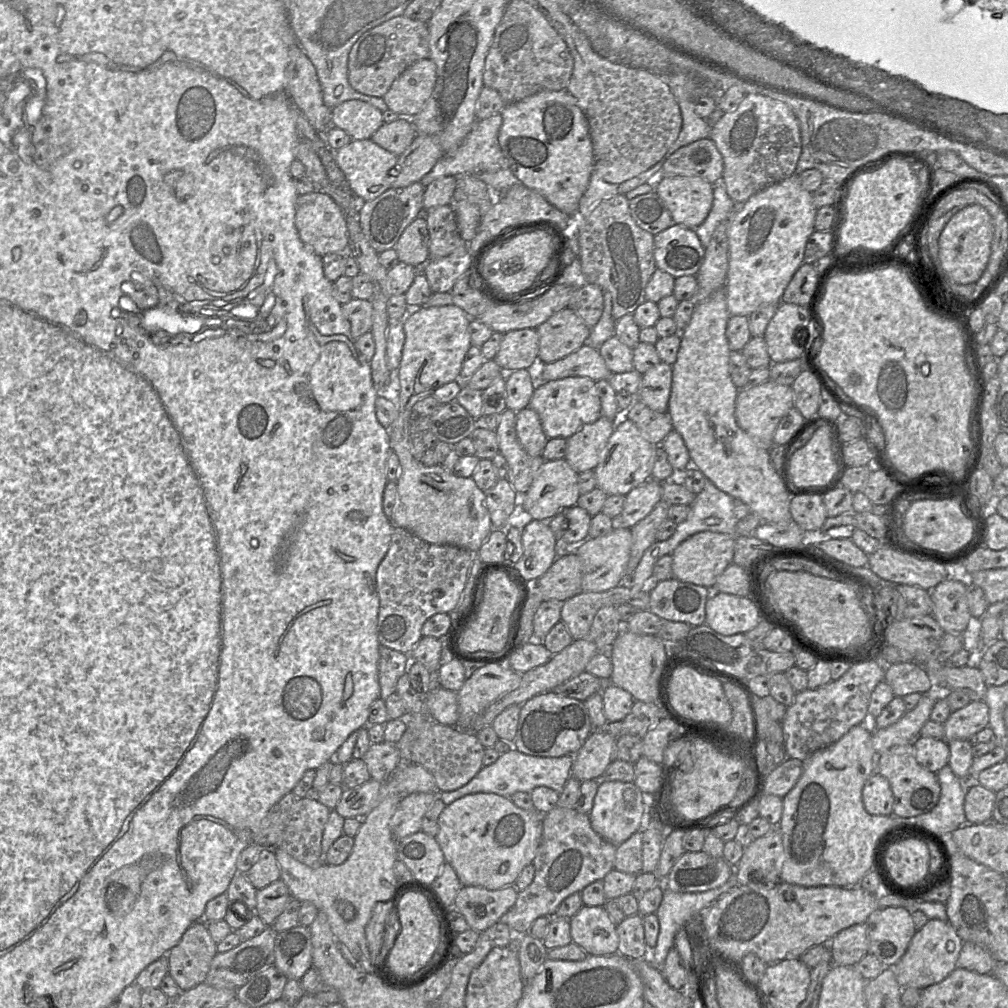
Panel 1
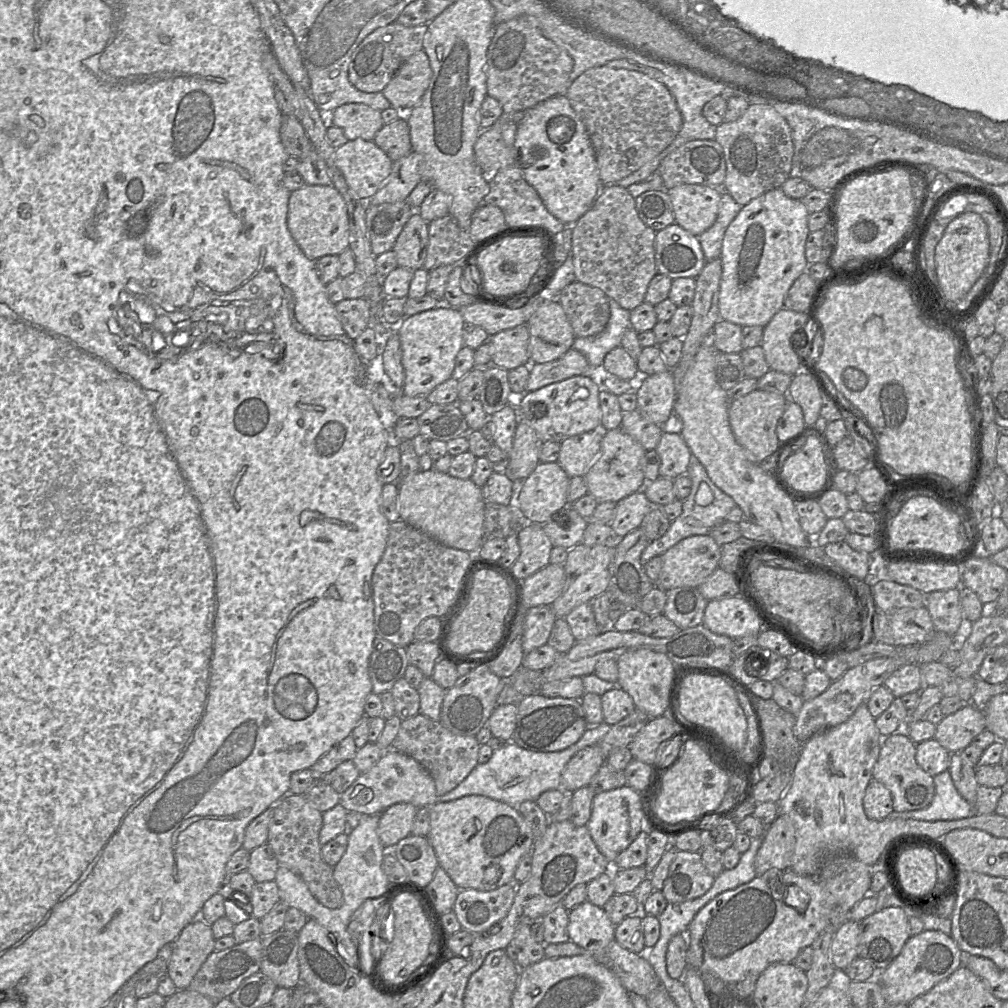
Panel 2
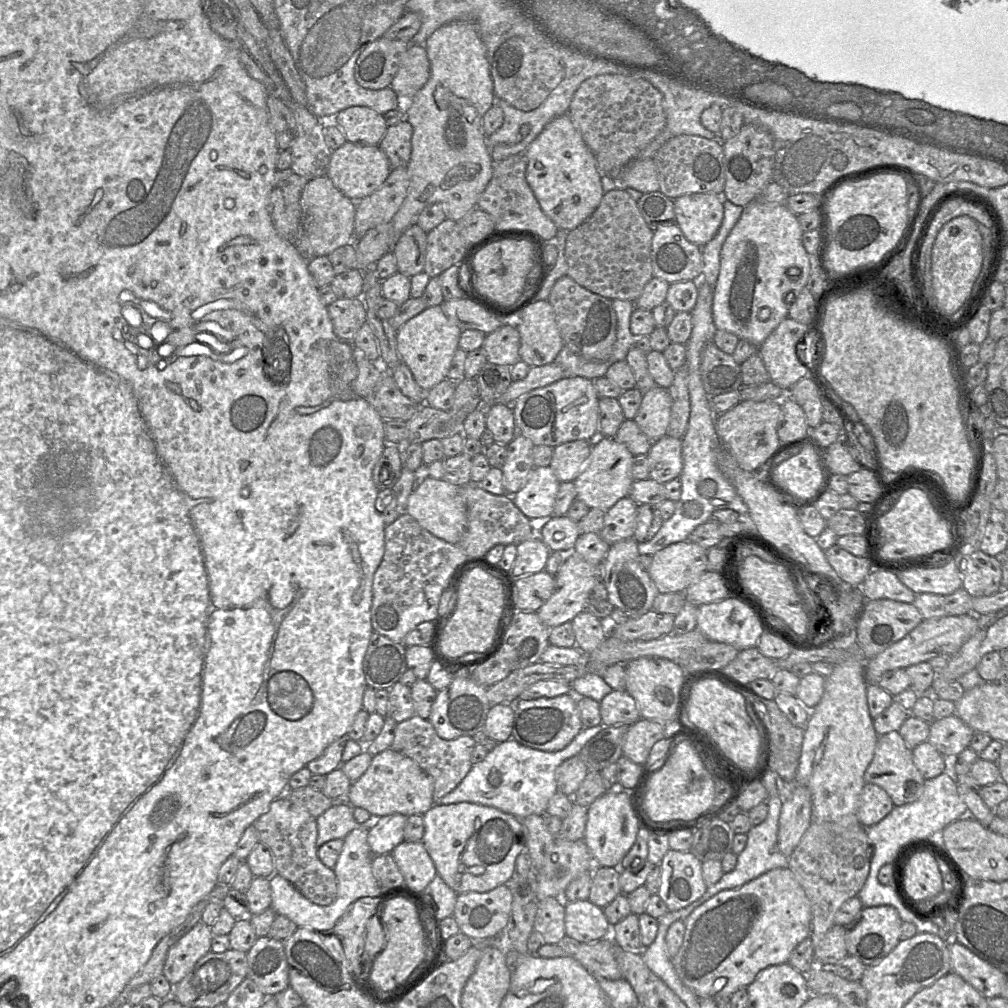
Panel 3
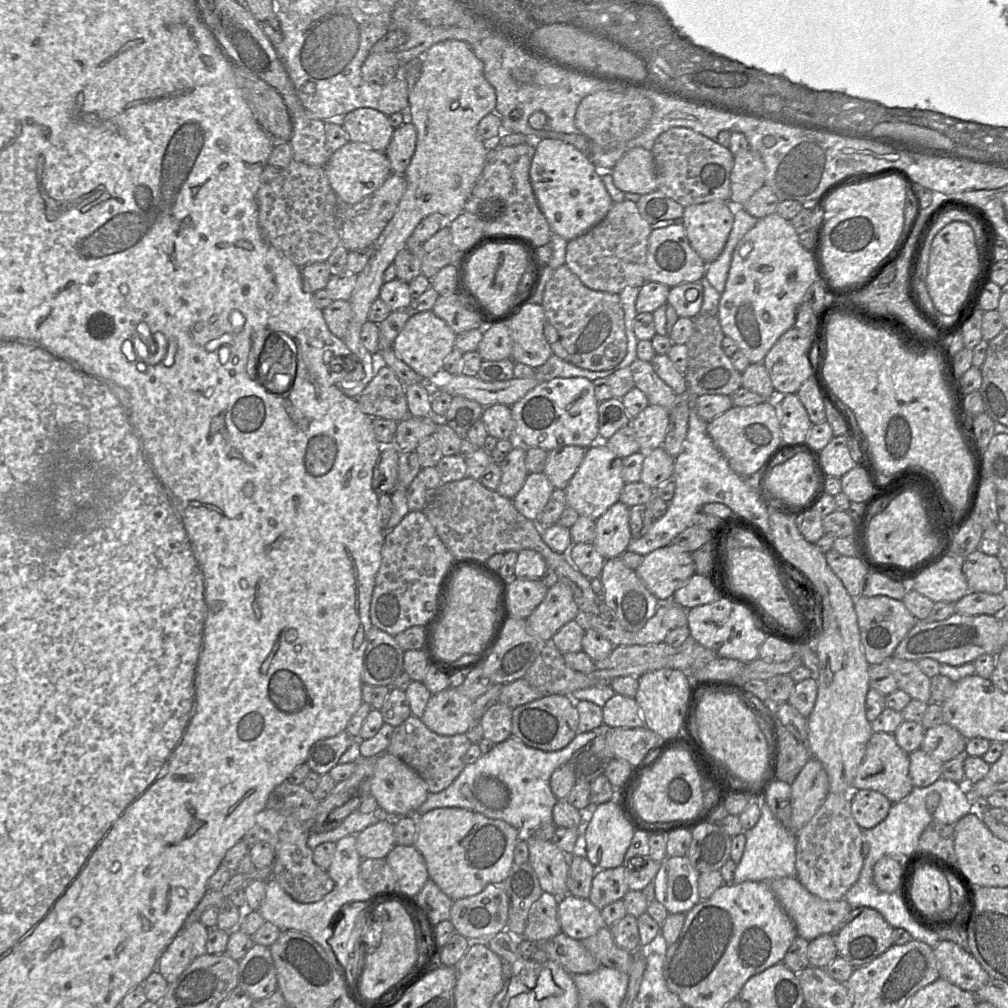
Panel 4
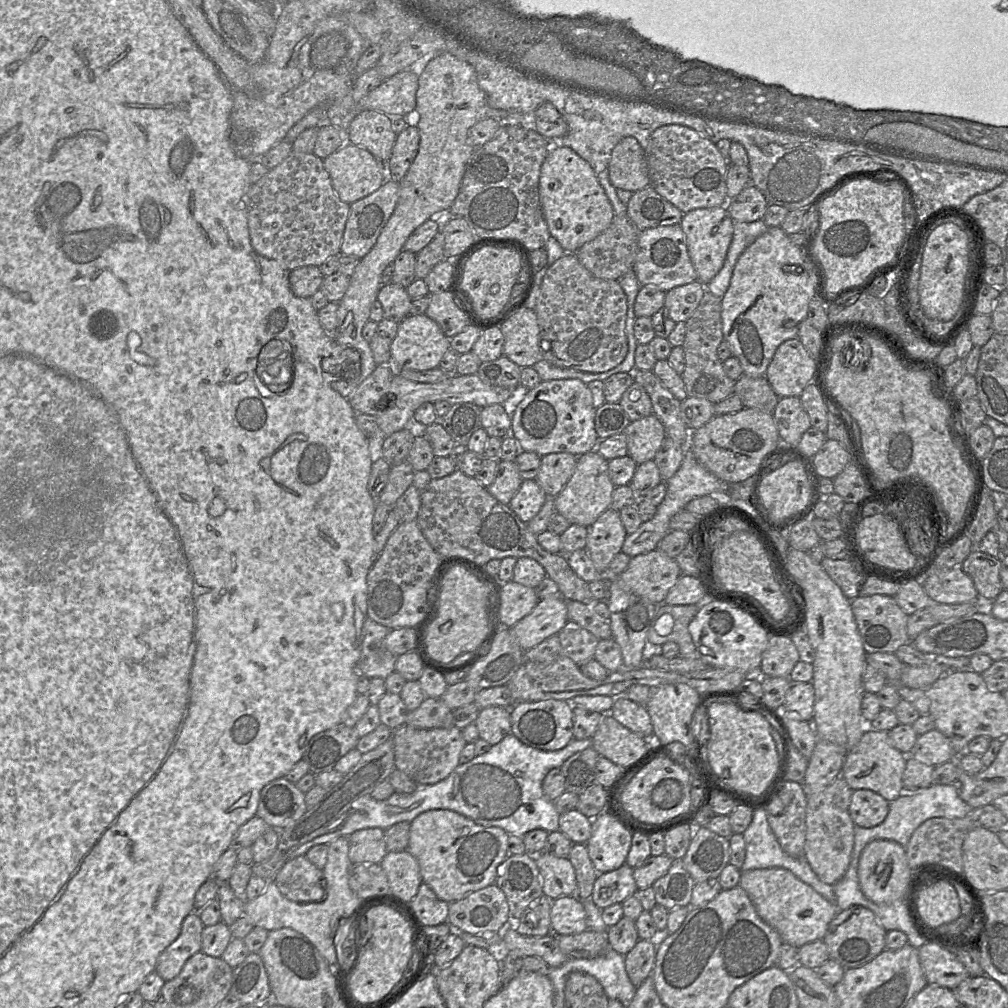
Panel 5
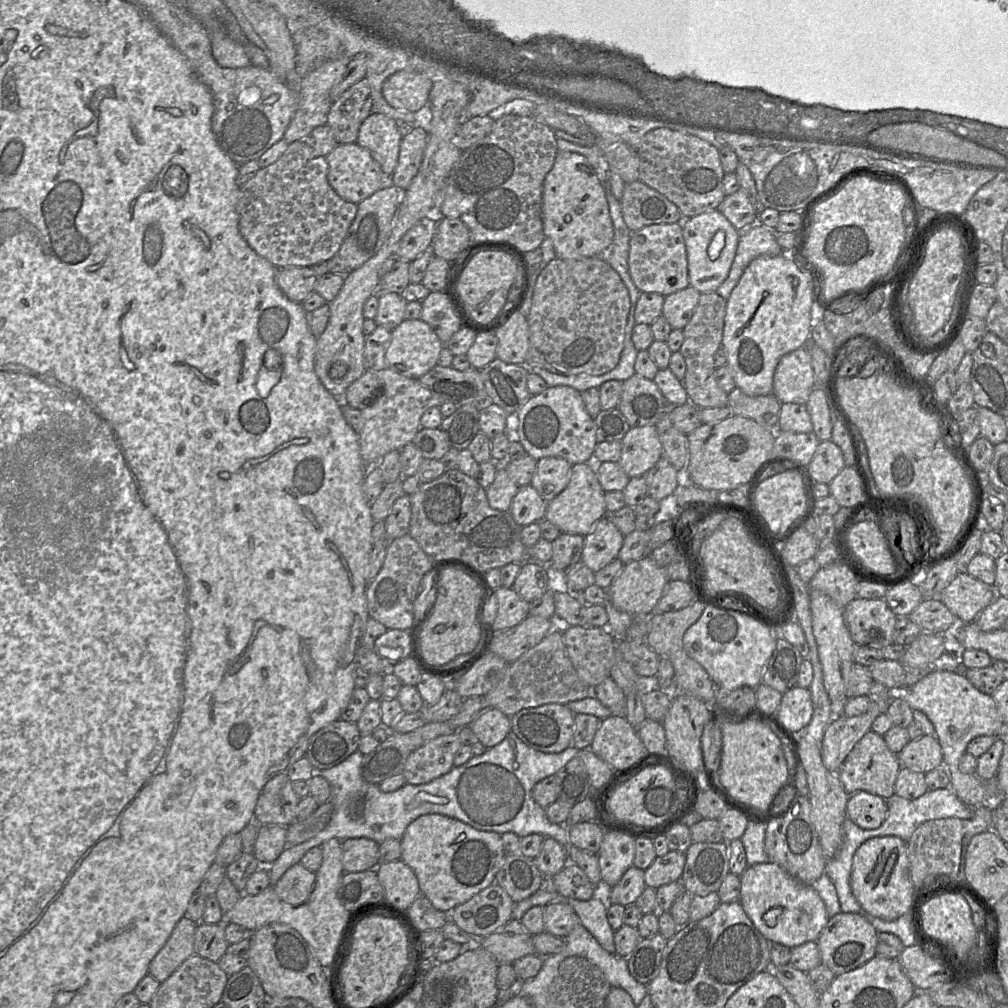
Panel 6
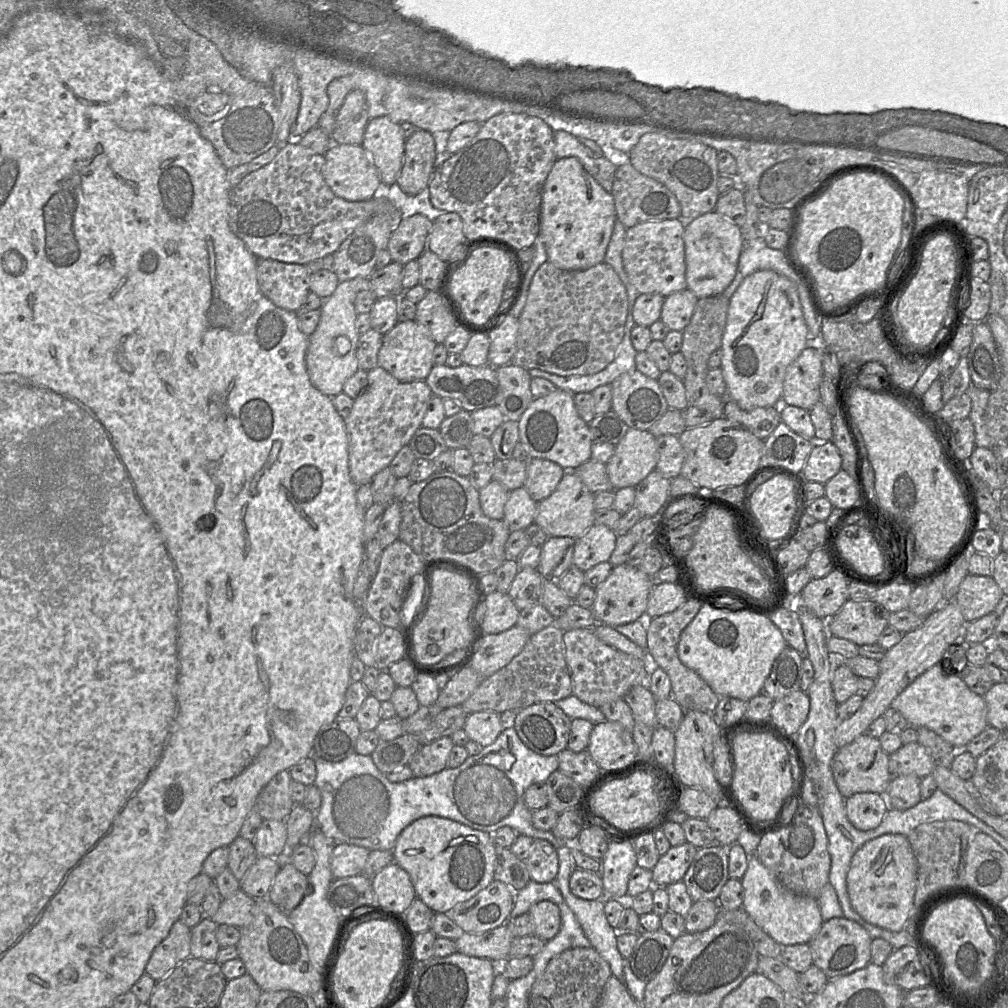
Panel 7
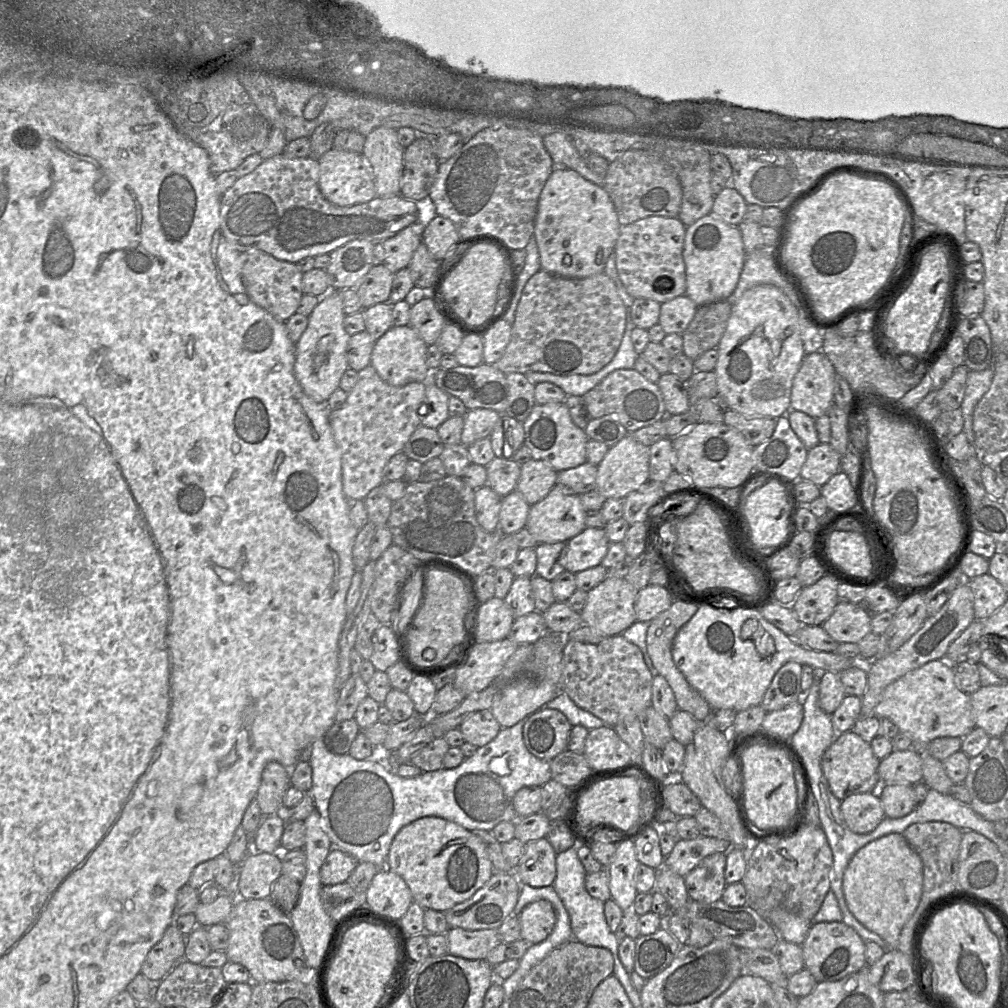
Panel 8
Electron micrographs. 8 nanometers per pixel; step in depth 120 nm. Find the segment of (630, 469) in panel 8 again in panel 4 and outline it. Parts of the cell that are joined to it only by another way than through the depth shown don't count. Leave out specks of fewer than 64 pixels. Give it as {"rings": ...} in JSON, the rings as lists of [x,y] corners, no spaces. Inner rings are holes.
{"rings":[[[649,404],[631,420],[640,451],[647,453],[663,445],[669,424],[669,410]]]}

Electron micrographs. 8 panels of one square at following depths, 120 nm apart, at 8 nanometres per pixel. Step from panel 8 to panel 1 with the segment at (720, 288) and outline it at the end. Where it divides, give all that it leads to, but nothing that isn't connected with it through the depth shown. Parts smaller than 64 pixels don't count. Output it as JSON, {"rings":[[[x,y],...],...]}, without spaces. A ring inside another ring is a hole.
{"rings":[[[662,170],[652,178],[675,224],[695,229],[704,222],[713,204],[713,184],[697,176],[664,176]]]}

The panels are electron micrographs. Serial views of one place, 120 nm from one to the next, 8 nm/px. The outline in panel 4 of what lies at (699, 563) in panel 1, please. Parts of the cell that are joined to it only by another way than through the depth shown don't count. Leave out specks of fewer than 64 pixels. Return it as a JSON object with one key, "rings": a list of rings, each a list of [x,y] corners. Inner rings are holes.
{"rings":[[[675,544],[658,548],[644,556],[636,574],[660,603],[668,601],[696,573],[691,553]]]}

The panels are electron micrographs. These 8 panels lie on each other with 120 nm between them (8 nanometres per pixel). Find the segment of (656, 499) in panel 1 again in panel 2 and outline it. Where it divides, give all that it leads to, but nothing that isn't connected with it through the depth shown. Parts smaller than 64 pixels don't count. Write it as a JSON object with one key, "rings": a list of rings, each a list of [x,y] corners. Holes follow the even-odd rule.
{"rings":[[[643,490],[636,491],[618,501],[615,516],[610,523],[614,538],[621,538],[639,528],[651,506]]]}

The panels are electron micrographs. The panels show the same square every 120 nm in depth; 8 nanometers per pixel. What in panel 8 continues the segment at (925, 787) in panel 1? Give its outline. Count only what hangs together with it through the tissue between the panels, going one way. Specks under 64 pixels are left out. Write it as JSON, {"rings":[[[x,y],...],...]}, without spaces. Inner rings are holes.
{"rings":[[[854,731],[837,733],[821,759],[821,768],[829,788],[840,801],[853,794],[877,792],[881,786],[879,764],[880,760],[874,755],[871,744]]]}

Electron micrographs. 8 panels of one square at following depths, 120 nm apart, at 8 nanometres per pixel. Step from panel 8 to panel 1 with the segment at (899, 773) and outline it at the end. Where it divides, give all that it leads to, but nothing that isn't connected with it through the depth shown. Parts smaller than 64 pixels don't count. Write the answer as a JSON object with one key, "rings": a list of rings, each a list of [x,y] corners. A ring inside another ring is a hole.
{"rings":[[[983,700],[971,701],[967,706],[952,711],[944,722],[944,739],[969,740],[971,736],[989,726],[989,707]]]}

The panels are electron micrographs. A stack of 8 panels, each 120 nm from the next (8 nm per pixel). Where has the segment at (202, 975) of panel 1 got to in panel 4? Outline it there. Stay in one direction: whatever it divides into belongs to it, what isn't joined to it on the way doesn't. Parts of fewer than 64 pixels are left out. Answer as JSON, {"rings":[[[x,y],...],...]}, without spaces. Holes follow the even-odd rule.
{"rings":[[[200,920],[185,925],[161,954],[156,970],[168,984],[174,982],[198,956],[205,954],[209,929]]]}

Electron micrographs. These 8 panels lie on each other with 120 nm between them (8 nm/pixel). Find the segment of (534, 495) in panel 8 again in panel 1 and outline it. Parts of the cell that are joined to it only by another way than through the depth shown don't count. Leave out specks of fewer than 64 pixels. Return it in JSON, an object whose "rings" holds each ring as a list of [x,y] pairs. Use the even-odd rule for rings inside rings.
{"rings":[[[601,415],[566,439],[564,459],[575,472],[594,470],[617,421]]]}

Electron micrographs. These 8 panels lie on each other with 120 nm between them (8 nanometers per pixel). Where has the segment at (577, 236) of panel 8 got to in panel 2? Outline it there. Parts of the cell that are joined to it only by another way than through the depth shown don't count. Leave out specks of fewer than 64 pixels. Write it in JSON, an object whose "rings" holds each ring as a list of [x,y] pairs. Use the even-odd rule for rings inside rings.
{"rings":[[[556,95],[524,111],[517,124],[514,148],[515,165],[522,171],[524,179],[537,191],[547,210],[566,226],[576,223],[604,190],[592,142],[566,95]]]}

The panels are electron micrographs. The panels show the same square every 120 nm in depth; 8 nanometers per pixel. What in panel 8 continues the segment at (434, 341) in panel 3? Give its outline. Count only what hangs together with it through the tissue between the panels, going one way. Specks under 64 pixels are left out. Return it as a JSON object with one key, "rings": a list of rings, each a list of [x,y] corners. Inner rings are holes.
{"rings":[[[410,325],[392,326],[376,341],[371,355],[371,366],[382,380],[392,386],[428,382],[432,371],[426,364],[427,348],[428,345]]]}

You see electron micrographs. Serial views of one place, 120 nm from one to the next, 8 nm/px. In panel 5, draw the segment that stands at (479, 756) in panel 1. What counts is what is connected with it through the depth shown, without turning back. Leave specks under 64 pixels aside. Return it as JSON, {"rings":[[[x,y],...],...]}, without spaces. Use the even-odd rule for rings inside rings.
{"rings":[[[408,724],[393,730],[395,768],[405,773],[417,784],[433,785],[450,775],[459,765],[459,757],[467,744],[461,729],[421,729]]]}

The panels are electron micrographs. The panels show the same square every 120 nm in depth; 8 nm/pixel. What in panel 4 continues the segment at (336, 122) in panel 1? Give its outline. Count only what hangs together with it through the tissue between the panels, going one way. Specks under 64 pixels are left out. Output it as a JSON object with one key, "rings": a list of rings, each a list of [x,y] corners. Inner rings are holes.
{"rings":[[[368,107],[345,114],[341,117],[341,125],[348,134],[349,142],[360,143],[383,153],[394,131],[387,115]]]}

